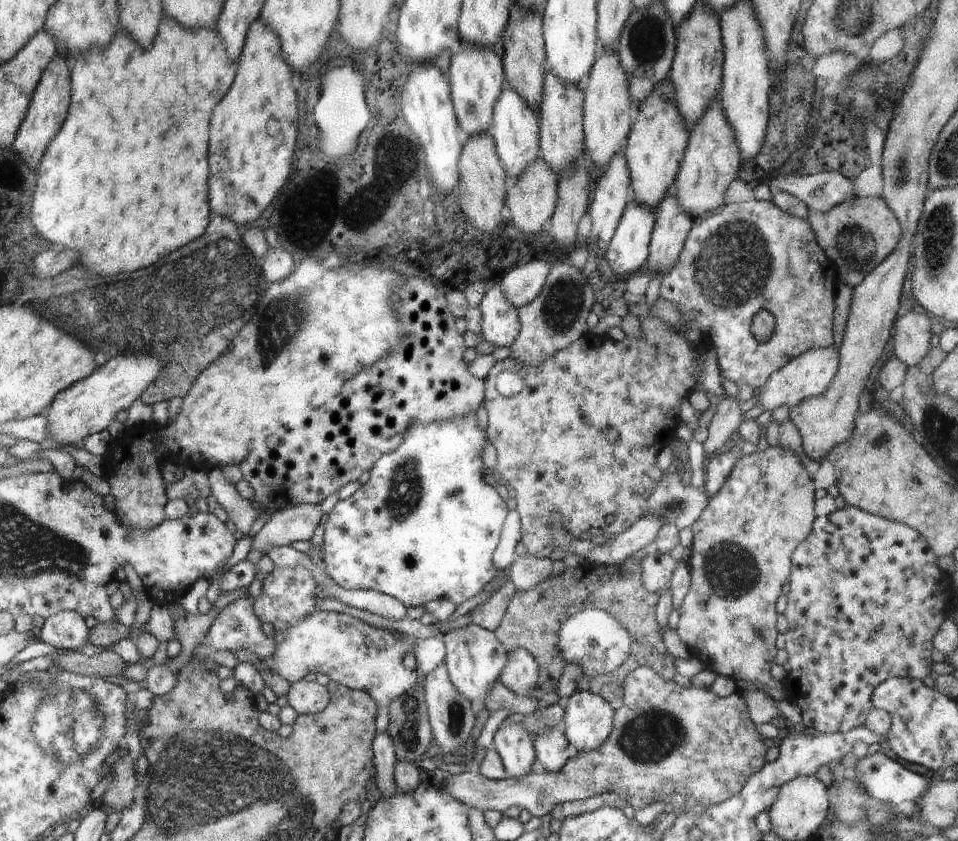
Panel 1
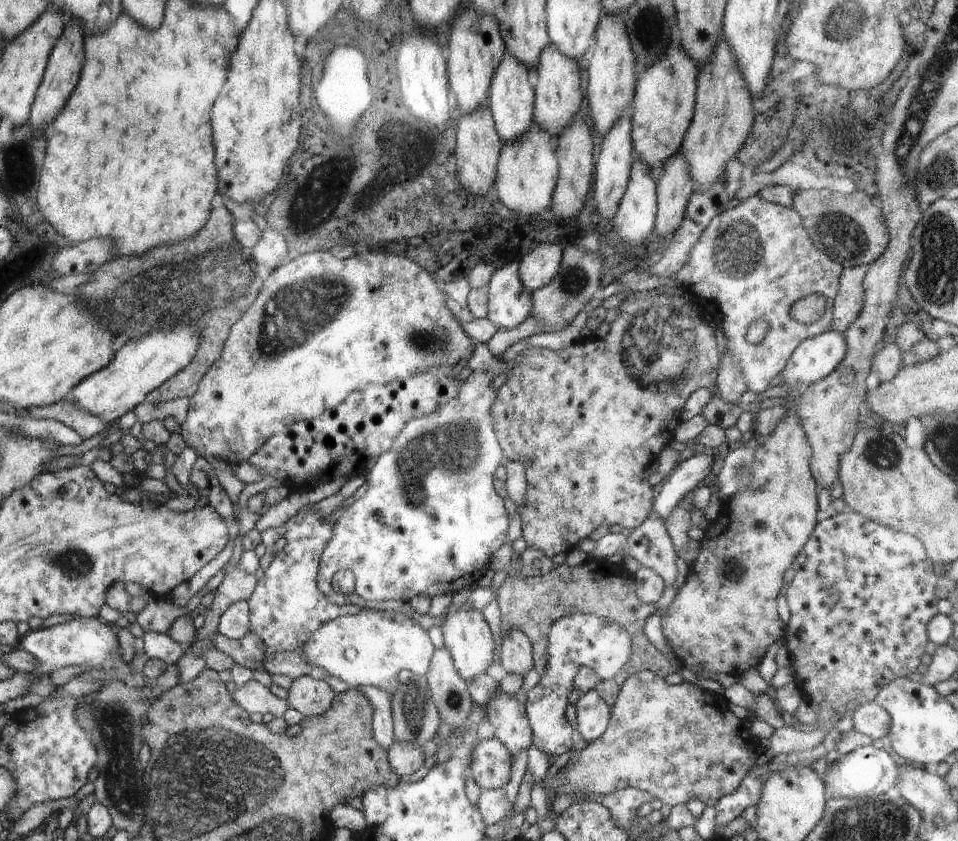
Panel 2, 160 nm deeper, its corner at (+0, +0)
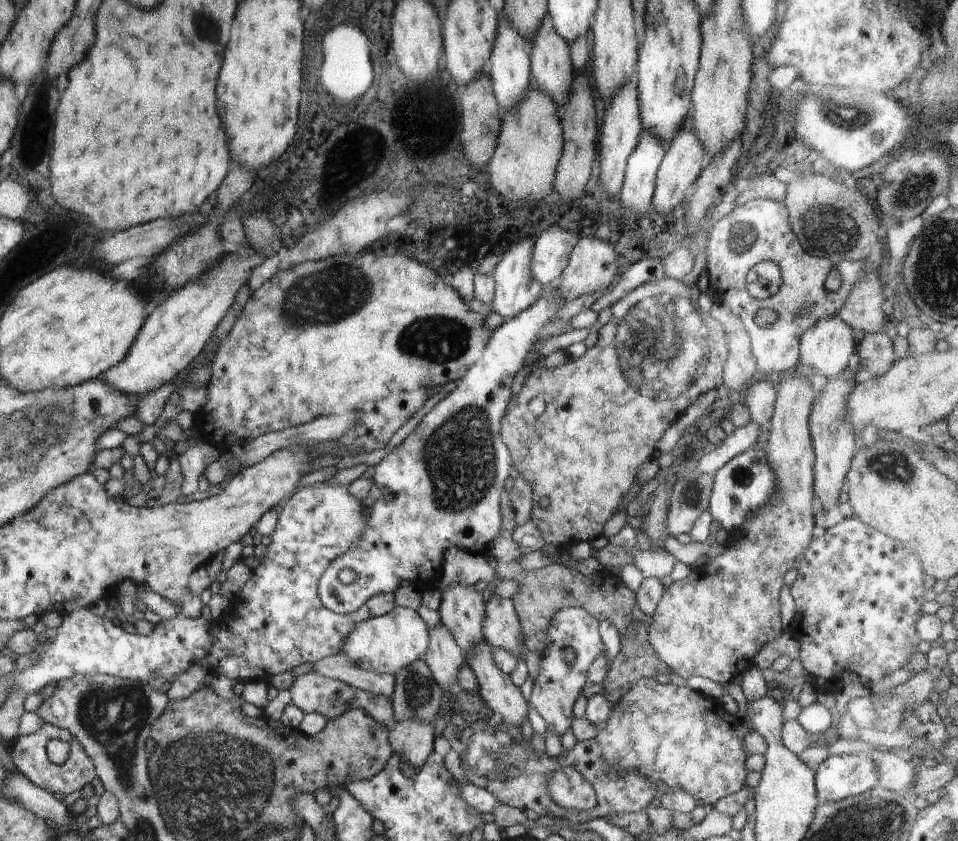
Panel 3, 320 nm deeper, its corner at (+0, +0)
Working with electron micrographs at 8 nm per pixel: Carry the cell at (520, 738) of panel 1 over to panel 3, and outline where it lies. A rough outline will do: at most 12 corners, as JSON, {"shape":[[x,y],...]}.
{"shape":[[480,641],[465,664],[497,724],[521,726],[522,691]]}

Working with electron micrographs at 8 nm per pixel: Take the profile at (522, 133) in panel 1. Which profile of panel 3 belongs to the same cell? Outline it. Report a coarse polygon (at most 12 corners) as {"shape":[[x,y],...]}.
{"shape":[[501,11],[483,70],[502,112],[532,82],[531,42]]}

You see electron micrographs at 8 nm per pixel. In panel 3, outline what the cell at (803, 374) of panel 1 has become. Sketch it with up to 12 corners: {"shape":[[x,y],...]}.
{"shape":[[820,319],[799,342],[799,366],[835,379],[854,364],[853,330]]}

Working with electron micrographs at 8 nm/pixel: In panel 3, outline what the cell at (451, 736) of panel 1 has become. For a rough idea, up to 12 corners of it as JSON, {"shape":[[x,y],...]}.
{"shape":[[442,623],[427,631],[425,658],[443,692],[453,692],[463,650]]}

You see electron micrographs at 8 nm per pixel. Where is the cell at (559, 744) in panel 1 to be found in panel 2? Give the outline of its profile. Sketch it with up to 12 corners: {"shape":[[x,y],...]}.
{"shape":[[574,612],[552,624],[546,668],[524,694],[534,745],[573,749],[566,719],[579,668],[609,681],[624,627]]}

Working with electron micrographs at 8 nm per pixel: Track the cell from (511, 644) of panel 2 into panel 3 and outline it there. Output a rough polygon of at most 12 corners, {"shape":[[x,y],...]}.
{"shape":[[491,593],[483,638],[520,656],[521,624],[513,600]]}

